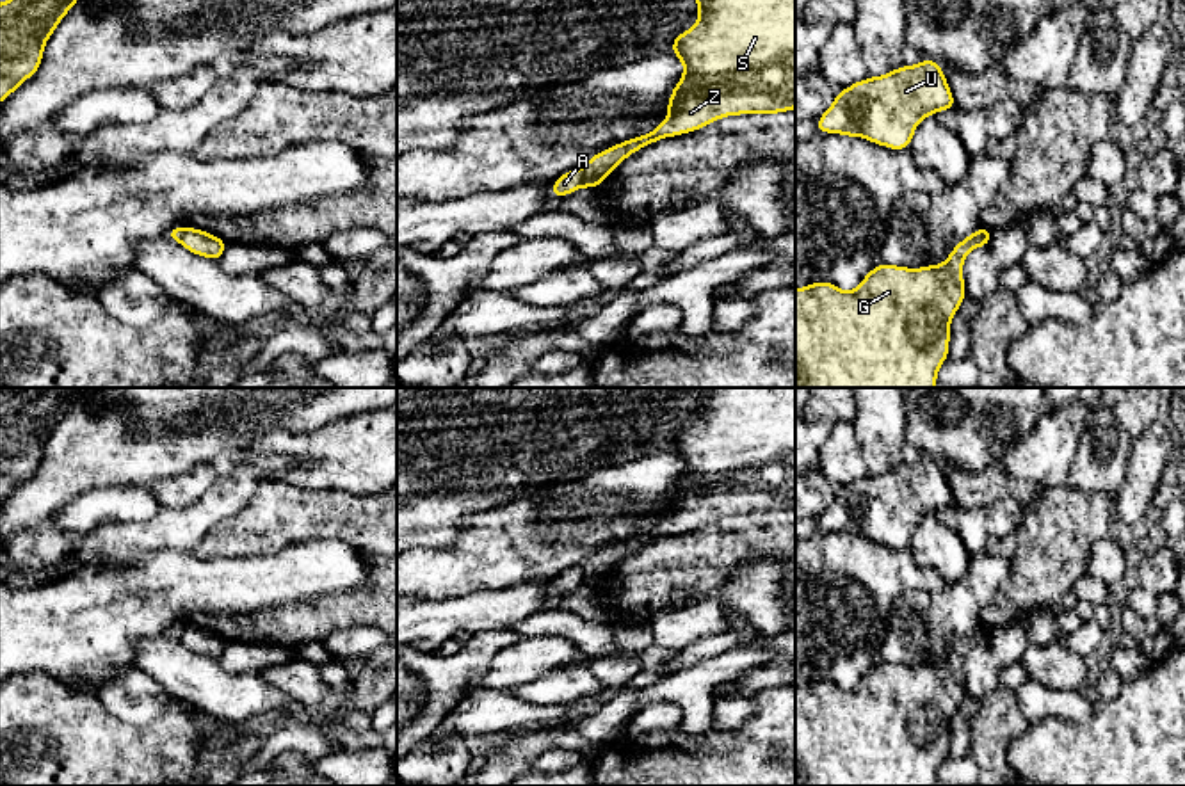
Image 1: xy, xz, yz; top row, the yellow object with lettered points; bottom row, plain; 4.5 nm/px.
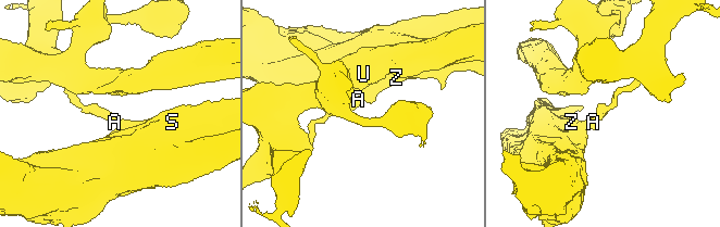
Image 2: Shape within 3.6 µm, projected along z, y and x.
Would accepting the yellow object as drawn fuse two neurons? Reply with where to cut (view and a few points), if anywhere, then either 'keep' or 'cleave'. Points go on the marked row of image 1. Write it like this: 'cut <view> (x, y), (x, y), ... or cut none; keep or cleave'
cut xz (579, 169), (584, 184); cleave

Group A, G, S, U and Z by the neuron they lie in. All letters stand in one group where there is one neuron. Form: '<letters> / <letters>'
A U / G S Z

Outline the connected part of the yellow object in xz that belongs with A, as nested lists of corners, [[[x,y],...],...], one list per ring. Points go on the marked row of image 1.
[[[573,169],[559,176],[550,188],[550,197],[569,196],[584,185],[580,169]]]

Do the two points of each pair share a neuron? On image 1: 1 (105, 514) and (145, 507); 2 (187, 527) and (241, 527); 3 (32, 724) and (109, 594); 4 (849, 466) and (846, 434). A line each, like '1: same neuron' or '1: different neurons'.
1: same neuron
2: different neurons
3: different neurons
4: same neuron

